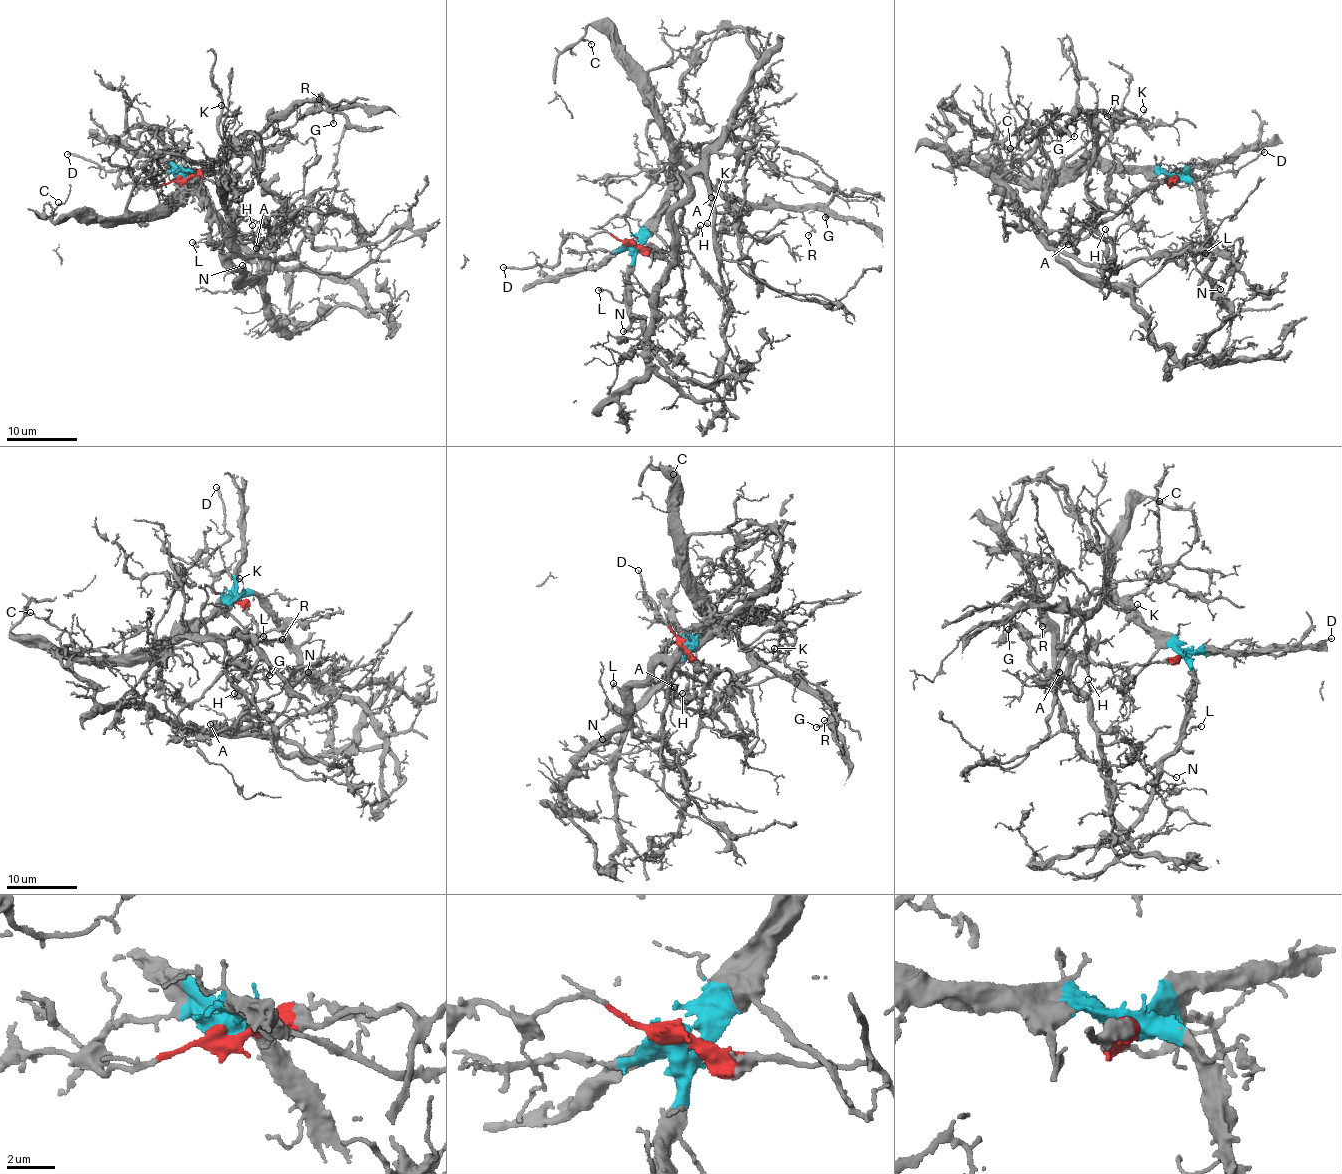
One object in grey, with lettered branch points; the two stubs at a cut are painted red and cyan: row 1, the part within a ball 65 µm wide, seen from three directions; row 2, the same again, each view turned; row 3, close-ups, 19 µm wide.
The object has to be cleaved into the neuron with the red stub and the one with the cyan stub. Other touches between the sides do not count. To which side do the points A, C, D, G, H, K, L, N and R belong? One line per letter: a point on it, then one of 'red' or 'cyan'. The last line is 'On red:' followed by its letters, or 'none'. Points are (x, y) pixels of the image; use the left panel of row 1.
A: place (256, 248); red
C: place (58, 202); cyan
D: place (67, 154); red
G: place (333, 123); cyan
H: place (252, 225); red
K: place (221, 105); cyan
L: place (192, 242); cyan
N: place (242, 265); cyan
R: place (319, 99); cyan
On red: A, D, H

